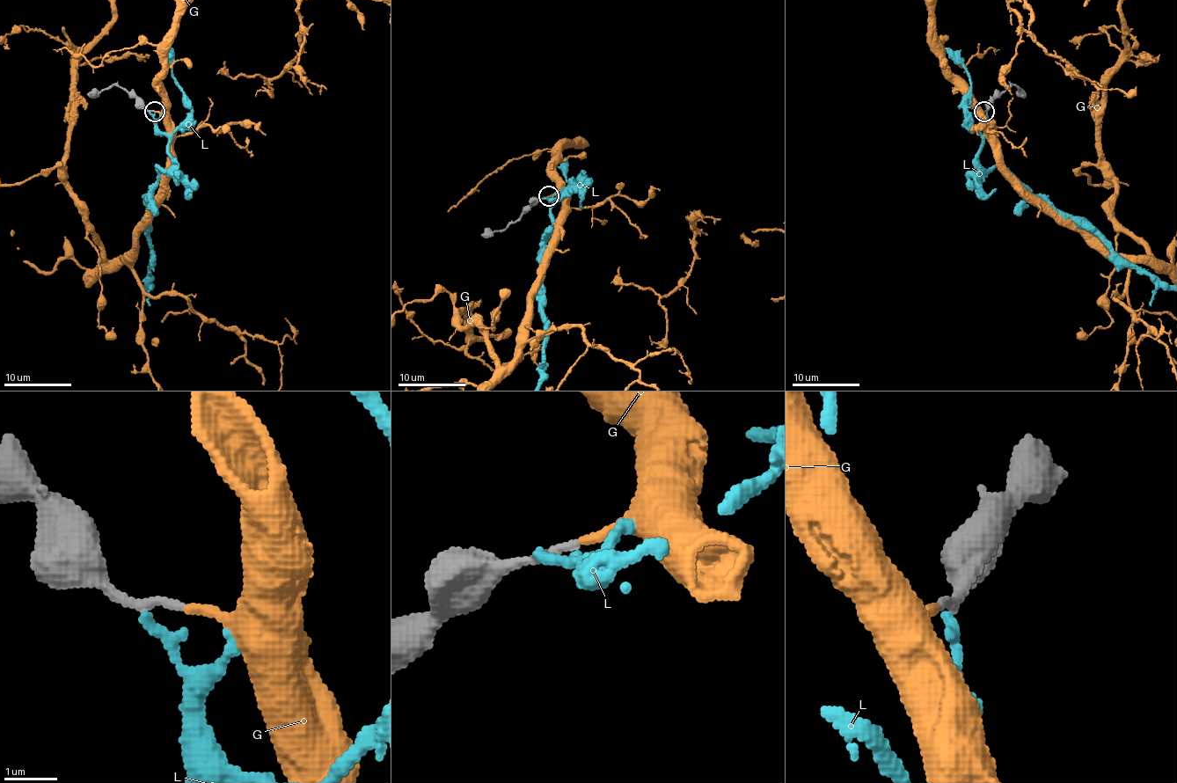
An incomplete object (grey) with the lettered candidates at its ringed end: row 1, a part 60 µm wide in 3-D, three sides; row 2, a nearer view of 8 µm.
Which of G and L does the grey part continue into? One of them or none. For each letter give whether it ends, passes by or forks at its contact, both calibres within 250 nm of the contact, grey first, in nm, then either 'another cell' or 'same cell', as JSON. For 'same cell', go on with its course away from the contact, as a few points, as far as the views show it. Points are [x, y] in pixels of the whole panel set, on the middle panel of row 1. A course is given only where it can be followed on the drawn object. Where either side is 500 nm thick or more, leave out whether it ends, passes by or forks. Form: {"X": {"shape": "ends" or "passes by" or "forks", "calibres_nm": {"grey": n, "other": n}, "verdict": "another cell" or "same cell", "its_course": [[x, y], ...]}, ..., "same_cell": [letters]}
{"G": {"shape": "ends", "calibres_nm": {"grey": 150, "other": 160}, "verdict": "same cell"}, "L": {"shape": "ends", "calibres_nm": {"grey": 220, "other": 200}, "verdict": "another cell"}, "same_cell": ["G"]}

